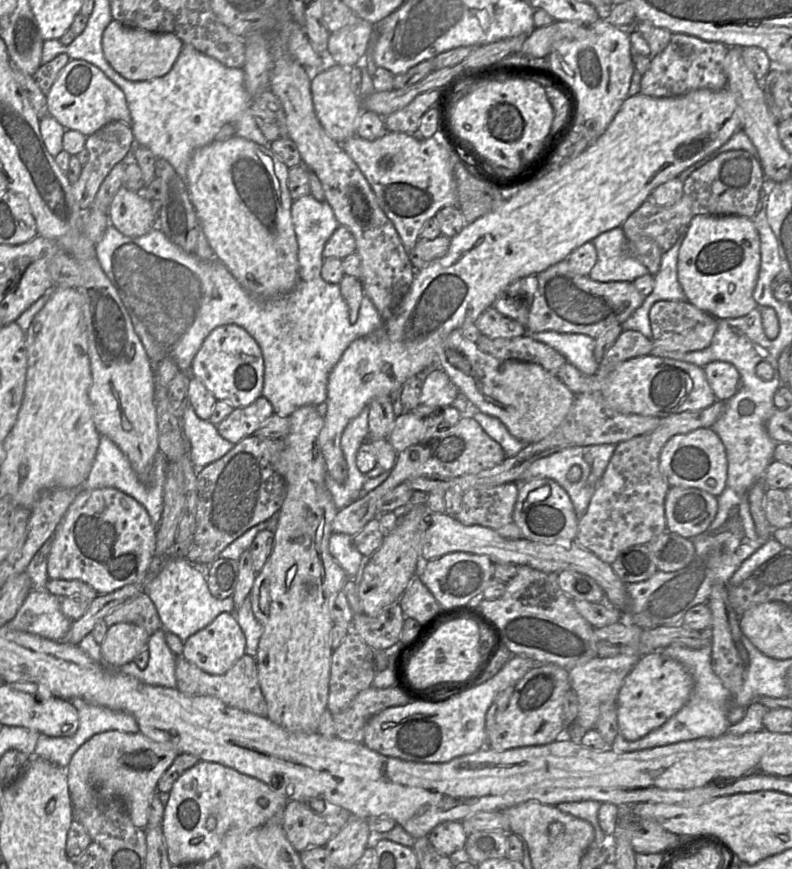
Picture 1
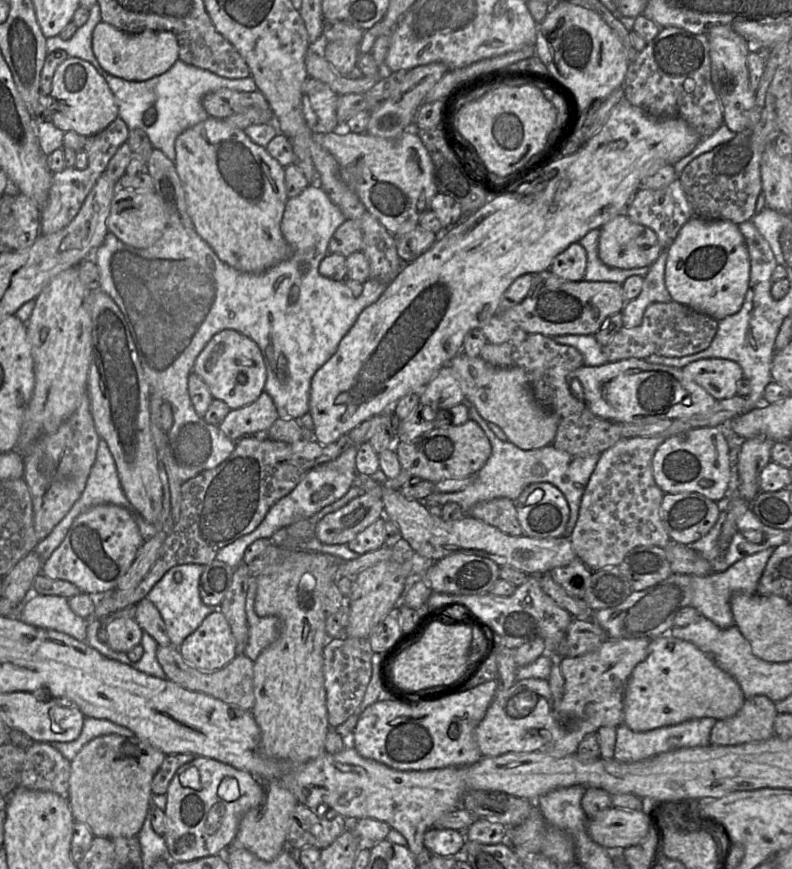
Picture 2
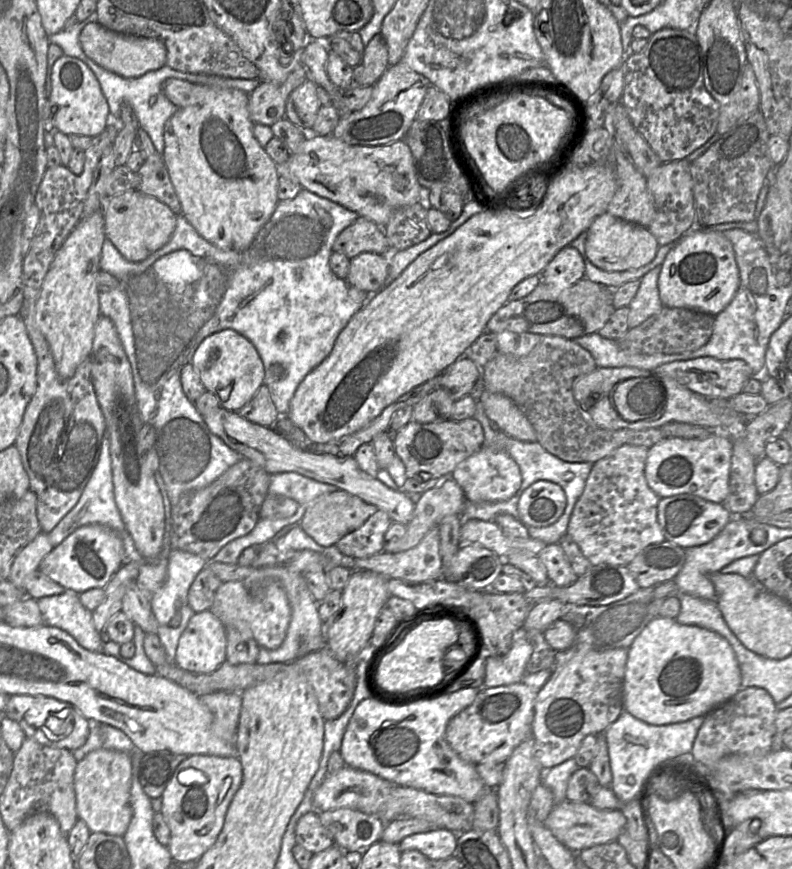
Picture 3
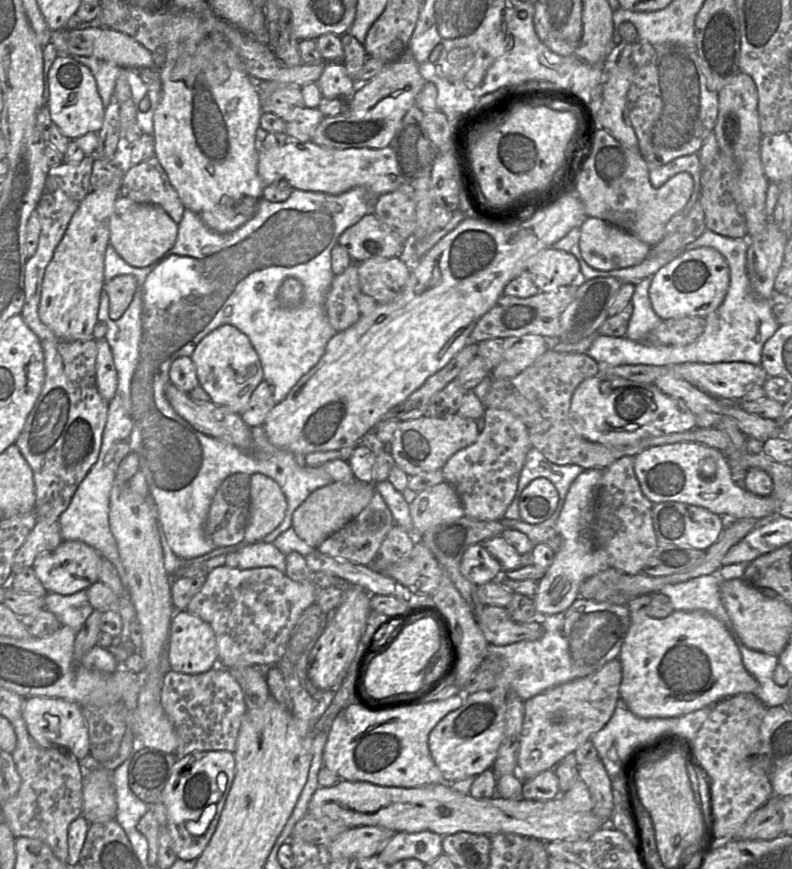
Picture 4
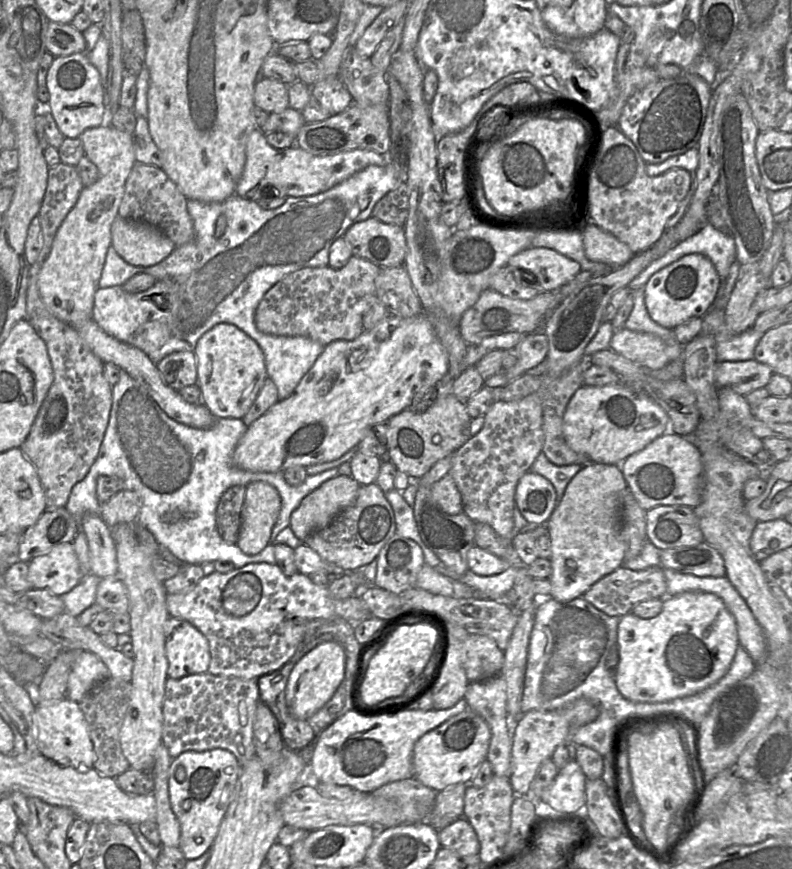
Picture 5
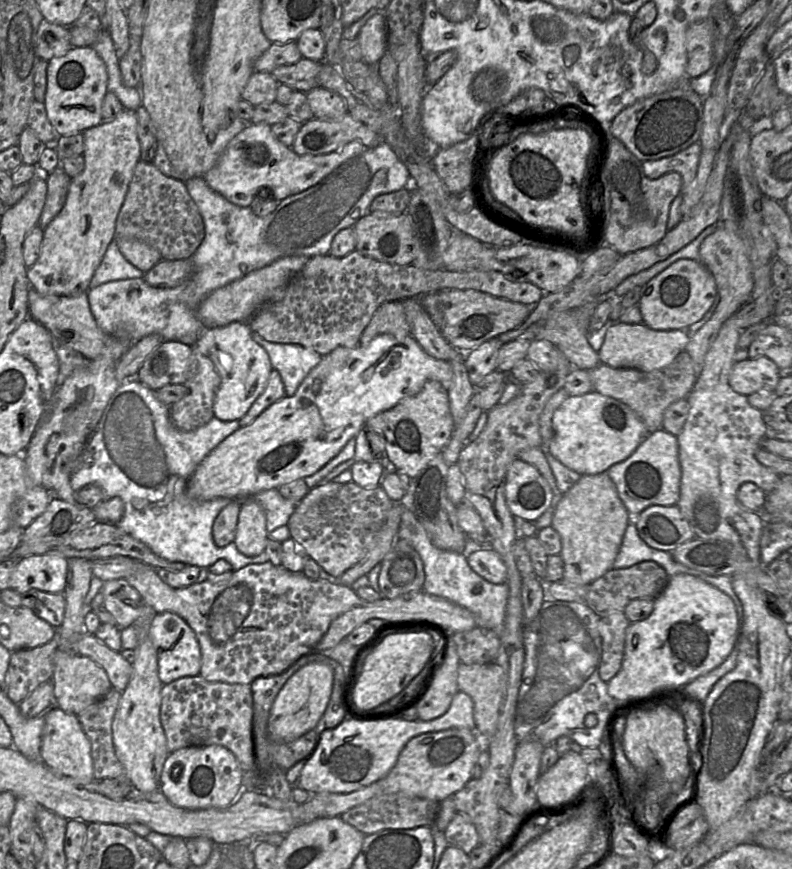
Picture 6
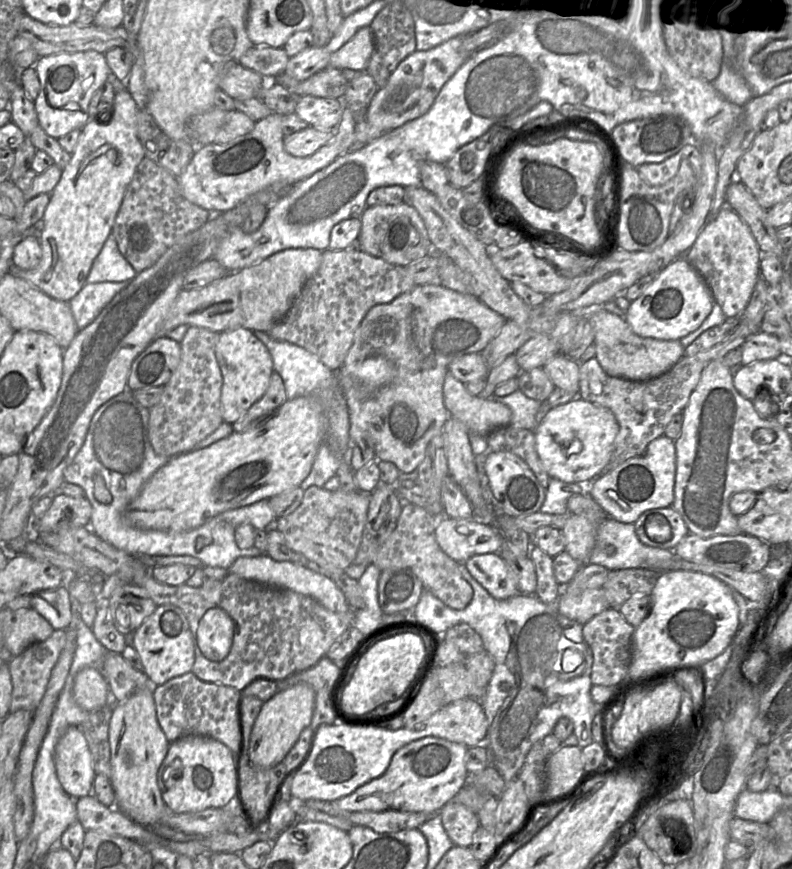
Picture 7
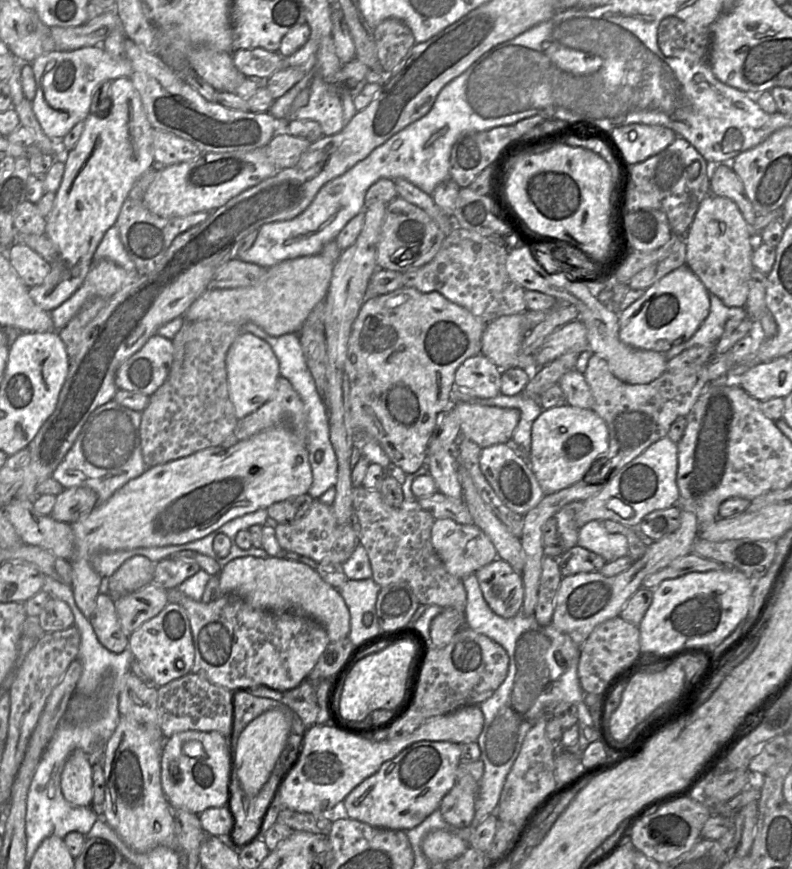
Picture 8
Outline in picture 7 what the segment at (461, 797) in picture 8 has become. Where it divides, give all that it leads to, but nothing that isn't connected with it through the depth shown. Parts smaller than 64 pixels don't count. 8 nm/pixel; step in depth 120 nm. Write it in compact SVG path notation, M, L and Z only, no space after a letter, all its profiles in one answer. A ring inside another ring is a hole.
M449 801L439 812L443 827L448 836L456 846L471 847L475 832L480 827L478 815L467 808L465 805L453 801Z

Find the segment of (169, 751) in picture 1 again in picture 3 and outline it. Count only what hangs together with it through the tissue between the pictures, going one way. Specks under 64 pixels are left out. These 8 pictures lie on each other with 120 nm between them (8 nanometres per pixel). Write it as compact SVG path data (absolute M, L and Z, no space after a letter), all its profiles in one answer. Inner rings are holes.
M96 749L77 762L74 773L74 789L78 819L82 819L90 832L102 832L123 837L133 816L130 802L132 786L132 759L130 753L113 749Z

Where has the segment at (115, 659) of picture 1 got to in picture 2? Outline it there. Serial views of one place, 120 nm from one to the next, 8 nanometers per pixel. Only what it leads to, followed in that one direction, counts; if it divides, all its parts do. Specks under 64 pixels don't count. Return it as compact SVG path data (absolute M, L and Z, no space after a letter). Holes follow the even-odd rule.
M118 617L104 624L107 632L106 644L114 651L128 653L141 643L142 628L131 617Z

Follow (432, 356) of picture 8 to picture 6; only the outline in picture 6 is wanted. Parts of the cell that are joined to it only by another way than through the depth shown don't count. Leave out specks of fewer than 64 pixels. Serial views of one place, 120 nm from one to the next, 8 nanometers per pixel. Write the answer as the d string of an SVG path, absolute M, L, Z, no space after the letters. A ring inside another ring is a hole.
M447 289L425 294L419 298L443 337L459 352L468 353L484 342L519 327L535 305L525 305L491 296L474 289ZM403 301L382 303L364 329L358 345L366 347L372 339L380 334L390 334L397 339L411 335ZM428 380L416 395L406 397L392 408L371 417L365 424L385 439L385 456L397 468L397 474L415 478L447 446L454 430L448 391L439 381Z

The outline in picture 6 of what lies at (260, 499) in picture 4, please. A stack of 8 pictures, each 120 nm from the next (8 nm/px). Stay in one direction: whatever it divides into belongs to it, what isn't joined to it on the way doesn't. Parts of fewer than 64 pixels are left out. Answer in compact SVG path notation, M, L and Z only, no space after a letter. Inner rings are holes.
M243 499L234 539L237 549L246 556L257 556L264 551L267 538L264 509L253 499Z

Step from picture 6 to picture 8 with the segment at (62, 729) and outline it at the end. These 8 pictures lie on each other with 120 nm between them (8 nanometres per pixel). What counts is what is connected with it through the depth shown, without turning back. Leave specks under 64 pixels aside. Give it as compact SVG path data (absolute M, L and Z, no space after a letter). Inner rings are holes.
M76 749L67 759L61 773L64 798L77 806L91 807L93 800L93 765L89 756Z

